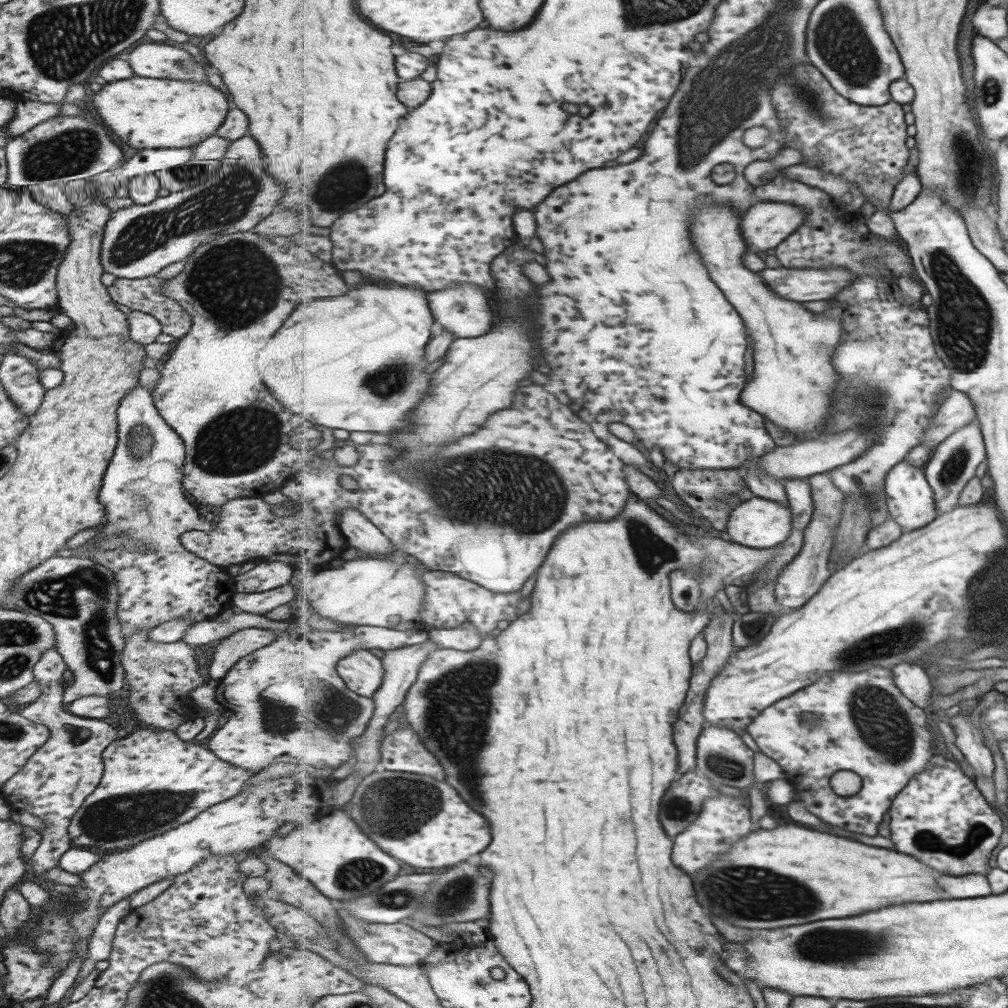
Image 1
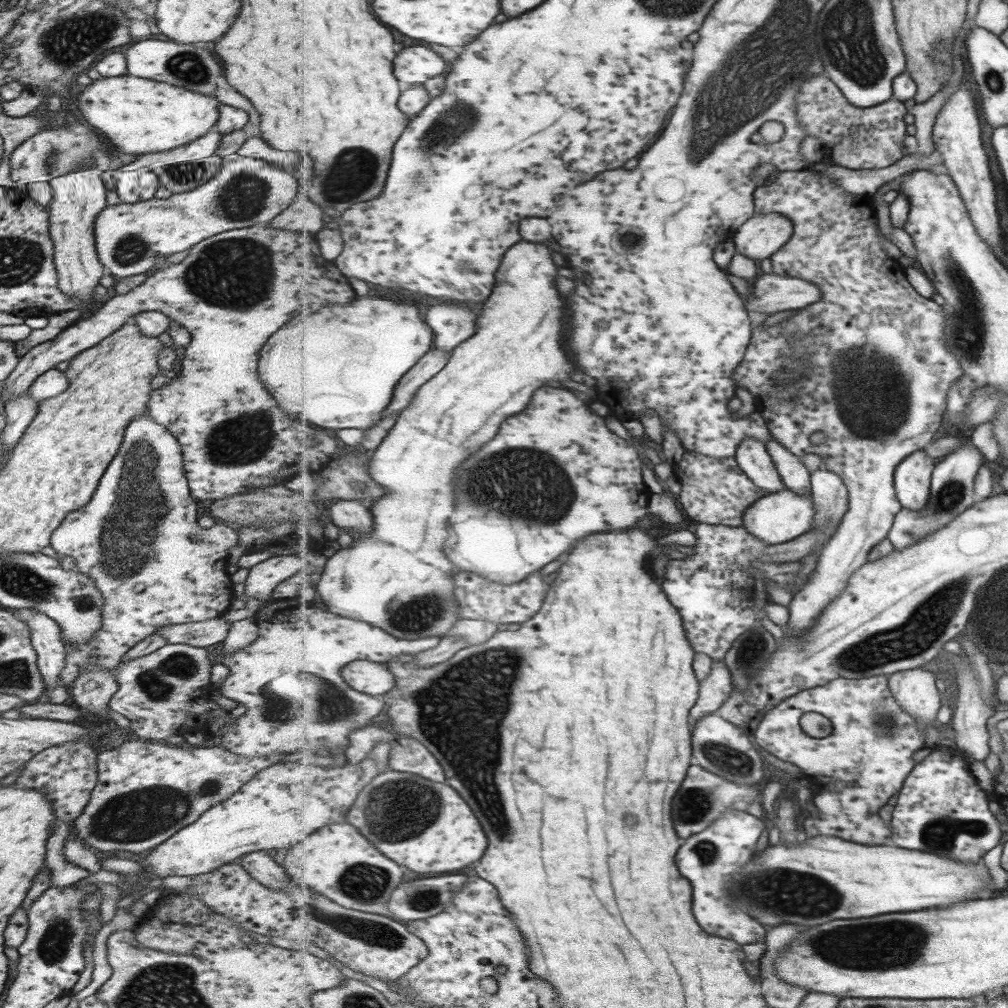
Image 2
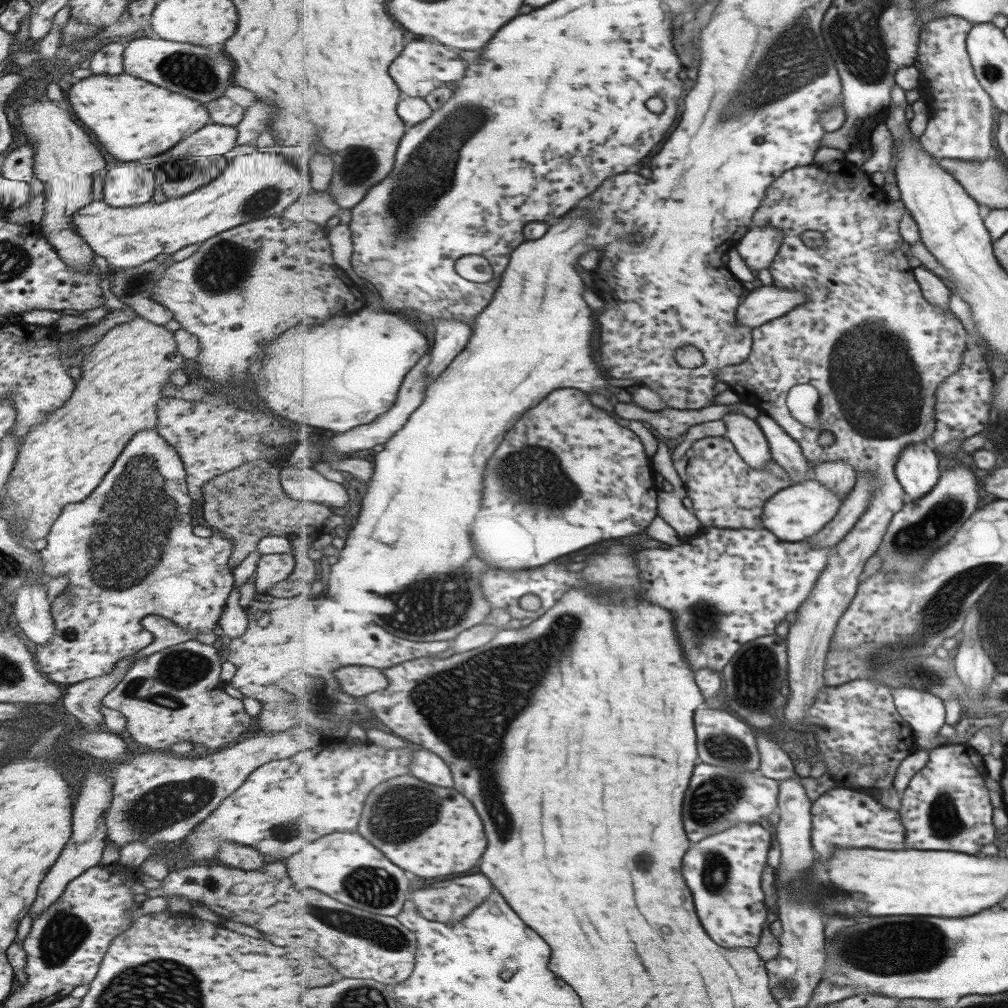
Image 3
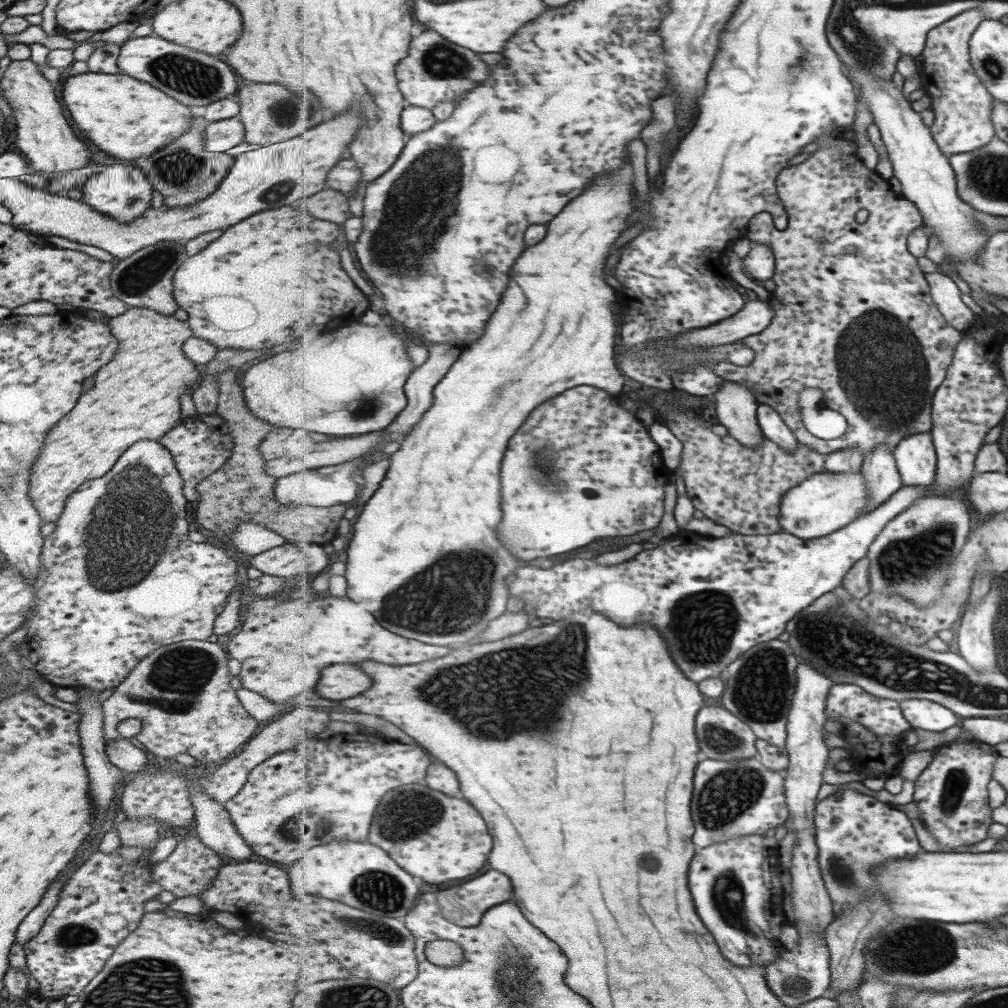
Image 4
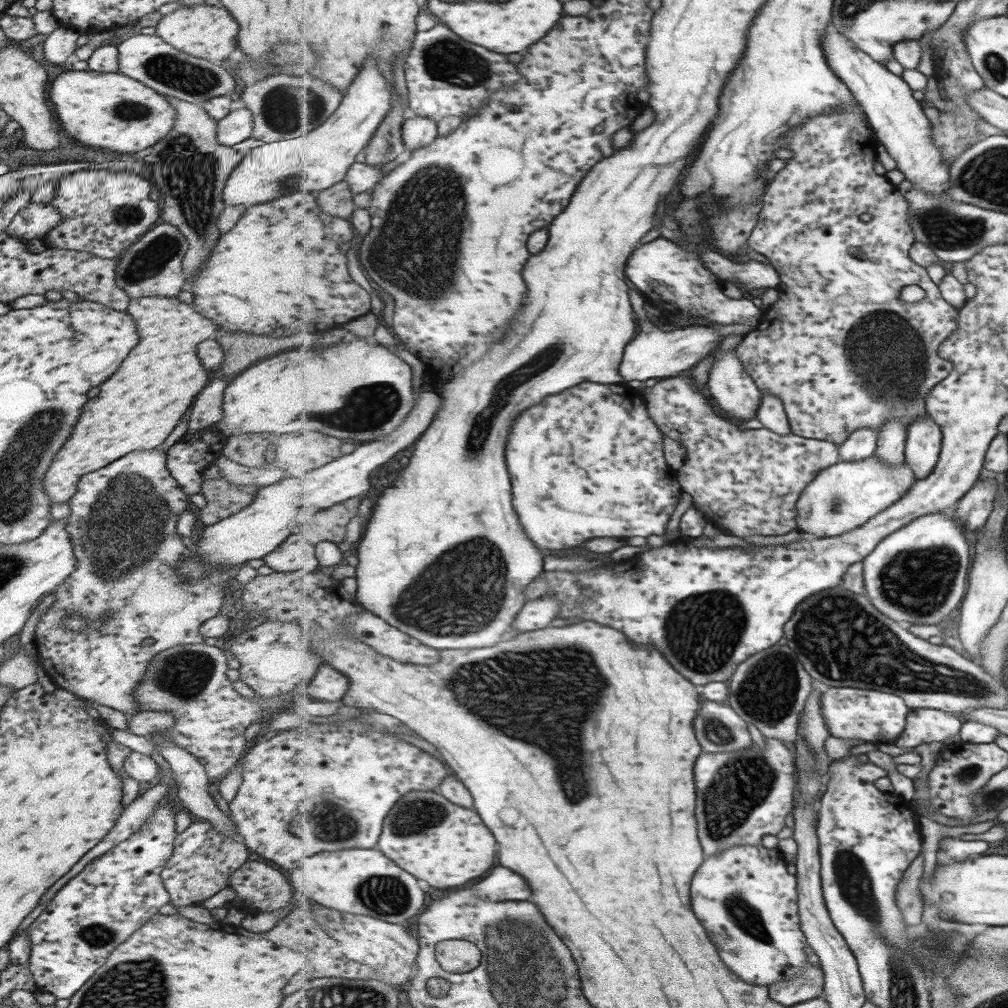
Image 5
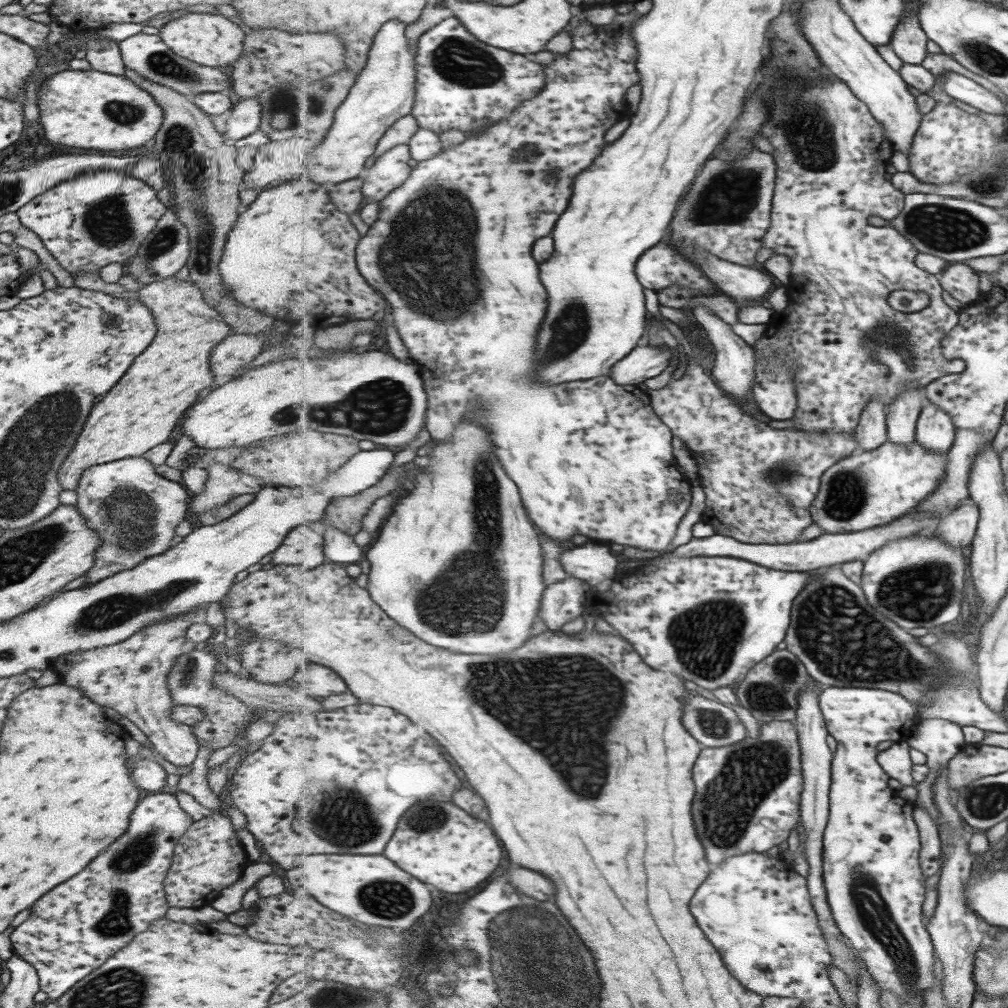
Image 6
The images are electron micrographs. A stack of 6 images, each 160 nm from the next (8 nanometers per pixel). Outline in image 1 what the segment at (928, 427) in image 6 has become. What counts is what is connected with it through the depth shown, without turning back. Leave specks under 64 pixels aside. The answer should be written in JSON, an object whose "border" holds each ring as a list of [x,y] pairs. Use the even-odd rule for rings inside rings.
{"border":[[[905,461],[895,466],[887,476],[886,496],[890,518],[896,521],[904,530],[919,530],[939,517],[934,491],[926,478],[924,466],[917,468],[917,466]]]}

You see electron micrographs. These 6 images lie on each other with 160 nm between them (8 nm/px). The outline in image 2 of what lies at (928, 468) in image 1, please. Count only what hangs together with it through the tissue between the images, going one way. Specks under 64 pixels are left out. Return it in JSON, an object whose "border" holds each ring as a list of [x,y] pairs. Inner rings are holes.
{"border":[[[963,439],[959,450],[944,456],[943,461],[936,465],[932,478],[932,492],[928,505],[919,512],[902,508],[895,518],[894,529],[890,531],[889,540],[895,545],[896,550],[903,550],[908,546],[917,544],[930,534],[945,529],[945,526],[955,521],[963,510],[967,510],[973,504],[975,472],[979,470],[981,454],[975,446],[969,444],[969,440]]]}

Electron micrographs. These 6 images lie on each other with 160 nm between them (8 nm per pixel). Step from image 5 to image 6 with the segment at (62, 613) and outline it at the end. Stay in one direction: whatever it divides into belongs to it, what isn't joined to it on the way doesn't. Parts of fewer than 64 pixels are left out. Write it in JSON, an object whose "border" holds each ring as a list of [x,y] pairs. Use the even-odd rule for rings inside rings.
{"border":[[[140,456],[89,466],[81,474],[75,493],[74,505],[79,516],[85,518],[87,527],[96,530],[100,538],[100,545],[94,552],[95,566],[83,574],[87,579],[79,588],[101,582],[102,578],[111,576],[120,569],[130,569],[150,556],[165,552],[169,548],[169,540],[174,536],[174,528],[185,518],[190,496],[181,483],[170,482],[158,476],[155,467]],[[196,610],[182,612],[164,618],[155,624],[144,626],[132,634],[125,642],[115,646],[79,650],[81,654],[63,654],[49,662],[48,668],[63,672],[58,680],[67,686],[77,686],[91,698],[91,702],[113,708],[119,715],[130,720],[149,740],[151,746],[175,766],[190,766],[198,751],[198,742],[191,725],[179,724],[172,719],[174,702],[171,700],[166,678],[175,659],[193,650],[195,642],[184,637],[186,628]],[[79,666],[79,668],[73,668]]]}

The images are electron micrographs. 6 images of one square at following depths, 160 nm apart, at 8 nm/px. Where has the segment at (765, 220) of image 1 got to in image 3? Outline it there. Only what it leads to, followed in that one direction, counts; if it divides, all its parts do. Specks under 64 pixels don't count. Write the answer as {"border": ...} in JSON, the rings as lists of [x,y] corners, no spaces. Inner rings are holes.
{"border":[[[755,226],[741,242],[739,252],[755,270],[765,270],[773,264],[783,244],[782,230],[772,226]]]}

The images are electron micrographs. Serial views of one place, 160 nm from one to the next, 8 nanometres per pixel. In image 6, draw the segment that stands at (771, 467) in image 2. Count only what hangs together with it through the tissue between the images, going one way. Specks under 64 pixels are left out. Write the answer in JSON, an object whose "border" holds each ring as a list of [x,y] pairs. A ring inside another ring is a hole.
{"border":[[[697,306],[695,310],[696,320],[706,331],[708,340],[715,346],[716,358],[714,359],[713,377],[717,384],[727,393],[731,394],[735,400],[745,398],[749,391],[752,391],[756,379],[757,354],[753,346],[747,344],[739,334],[733,332],[731,324],[721,320],[711,308],[707,306]]]}

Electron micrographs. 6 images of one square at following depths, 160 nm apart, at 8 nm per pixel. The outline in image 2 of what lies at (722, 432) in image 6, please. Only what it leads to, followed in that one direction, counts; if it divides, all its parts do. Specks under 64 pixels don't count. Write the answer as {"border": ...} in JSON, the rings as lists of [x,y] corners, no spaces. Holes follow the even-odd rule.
{"border":[[[685,452],[683,462],[675,468],[677,470],[673,474],[677,474],[677,478],[681,480],[679,484],[683,486],[683,494],[679,496],[682,508],[691,514],[691,518],[705,524],[743,526],[746,510],[760,498],[769,495],[741,470],[736,458],[709,458],[697,452]]]}

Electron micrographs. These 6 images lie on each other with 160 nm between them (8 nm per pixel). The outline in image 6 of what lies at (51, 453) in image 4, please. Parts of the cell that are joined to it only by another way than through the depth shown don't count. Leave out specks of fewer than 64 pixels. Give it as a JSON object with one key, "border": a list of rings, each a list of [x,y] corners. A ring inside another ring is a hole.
{"border":[[[169,277],[160,281],[150,282],[143,285],[137,291],[137,296],[143,306],[151,311],[156,333],[151,346],[143,350],[135,358],[135,362],[129,366],[127,374],[113,386],[111,392],[107,392],[99,406],[92,406],[89,411],[89,418],[83,424],[81,434],[75,439],[69,455],[65,456],[55,478],[61,486],[61,490],[74,490],[77,487],[81,474],[89,466],[103,464],[105,462],[117,461],[123,458],[138,457],[153,446],[165,442],[189,404],[198,397],[204,389],[211,386],[215,377],[207,368],[207,358],[211,349],[229,336],[231,327],[221,320],[221,315],[213,310],[204,300],[201,291],[192,283]]]}

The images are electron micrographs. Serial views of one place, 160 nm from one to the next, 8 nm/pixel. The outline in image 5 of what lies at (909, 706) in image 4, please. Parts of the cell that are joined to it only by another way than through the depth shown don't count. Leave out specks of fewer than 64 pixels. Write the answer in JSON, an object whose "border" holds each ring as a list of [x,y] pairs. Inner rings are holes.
{"border":[[[920,708],[910,710],[906,729],[894,743],[901,748],[915,748],[931,742],[945,742],[962,731],[964,721],[960,716],[943,709]]]}

